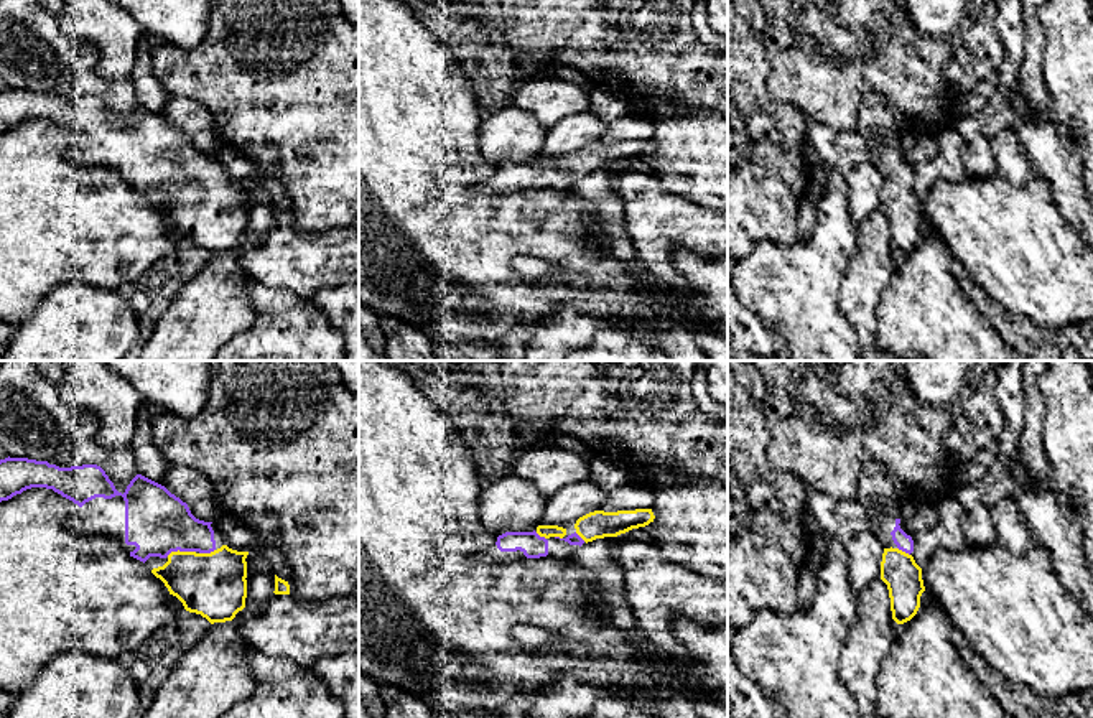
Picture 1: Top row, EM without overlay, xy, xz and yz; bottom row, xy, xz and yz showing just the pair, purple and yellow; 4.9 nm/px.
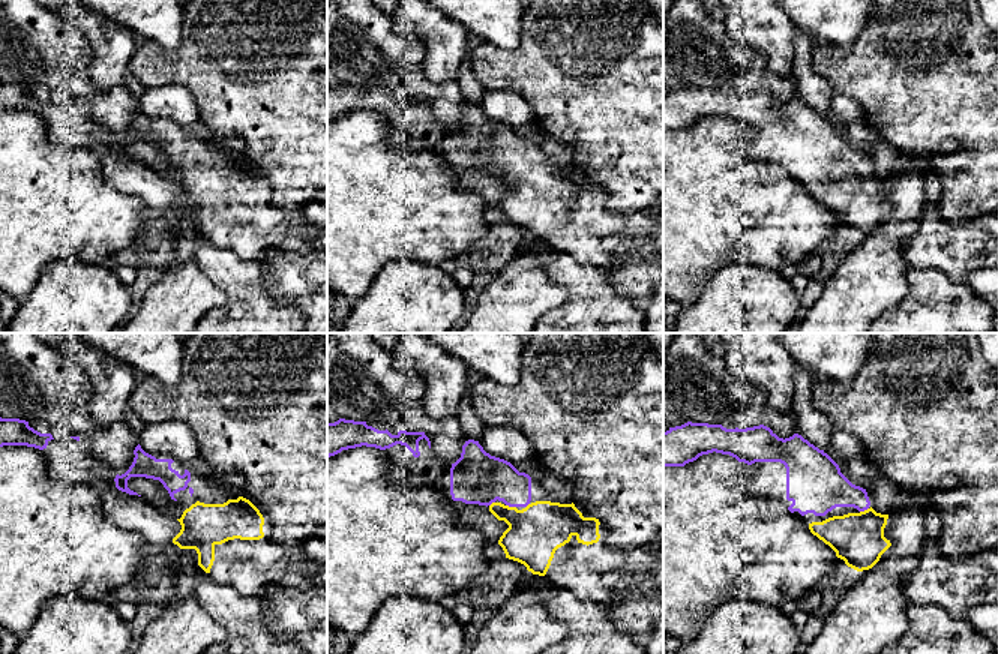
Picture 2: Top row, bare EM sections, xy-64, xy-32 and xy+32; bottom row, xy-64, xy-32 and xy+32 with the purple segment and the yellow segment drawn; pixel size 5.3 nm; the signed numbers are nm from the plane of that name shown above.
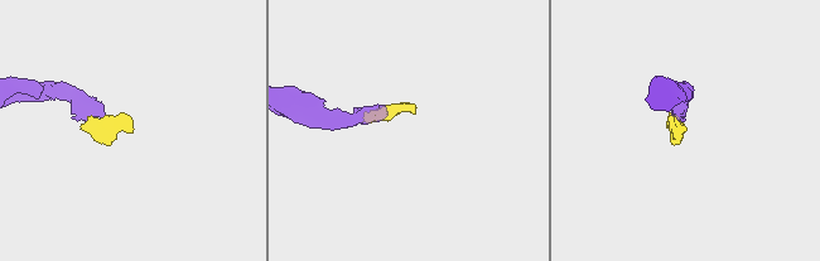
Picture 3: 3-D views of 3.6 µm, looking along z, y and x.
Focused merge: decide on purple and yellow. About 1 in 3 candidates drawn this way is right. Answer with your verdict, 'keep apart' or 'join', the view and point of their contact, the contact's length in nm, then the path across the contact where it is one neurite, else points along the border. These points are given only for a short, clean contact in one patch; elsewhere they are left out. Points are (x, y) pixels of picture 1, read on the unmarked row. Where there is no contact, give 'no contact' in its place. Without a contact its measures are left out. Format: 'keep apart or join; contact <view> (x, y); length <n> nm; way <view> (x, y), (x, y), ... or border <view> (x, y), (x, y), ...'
join; contact xy (180, 181); length 150 nm; way xy (157, 153), (180, 181), (213, 216)

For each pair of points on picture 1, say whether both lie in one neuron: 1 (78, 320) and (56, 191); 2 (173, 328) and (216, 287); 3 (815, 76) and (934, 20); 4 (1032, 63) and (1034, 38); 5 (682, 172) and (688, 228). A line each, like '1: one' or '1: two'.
1: two
2: one
3: two
4: one
5: two

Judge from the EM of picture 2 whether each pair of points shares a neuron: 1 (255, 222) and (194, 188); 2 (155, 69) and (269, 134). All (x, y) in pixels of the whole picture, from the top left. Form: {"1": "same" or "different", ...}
{"1": "same", "2": "same"}

